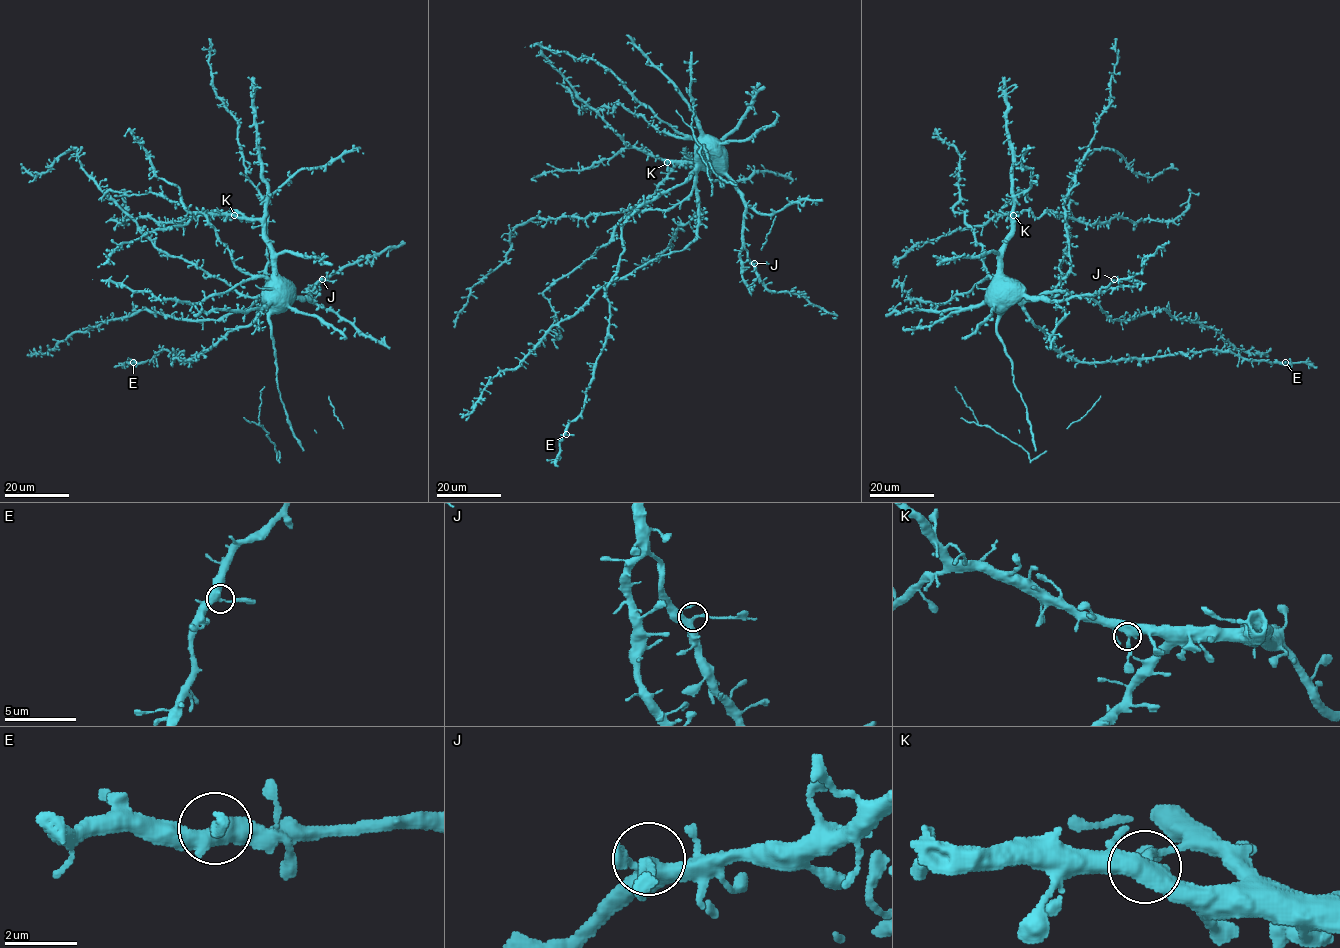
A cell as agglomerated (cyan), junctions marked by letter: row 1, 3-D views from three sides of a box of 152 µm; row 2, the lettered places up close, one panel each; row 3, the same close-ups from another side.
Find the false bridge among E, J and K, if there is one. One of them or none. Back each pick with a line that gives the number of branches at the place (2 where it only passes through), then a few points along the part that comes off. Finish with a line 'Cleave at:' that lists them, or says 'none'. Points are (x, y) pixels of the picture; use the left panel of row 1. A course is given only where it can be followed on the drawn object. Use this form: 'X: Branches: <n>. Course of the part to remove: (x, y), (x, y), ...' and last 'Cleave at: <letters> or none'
J: Branches: 3. Course of the part to remove: (322, 279), (337, 279)
Cleave at: J

